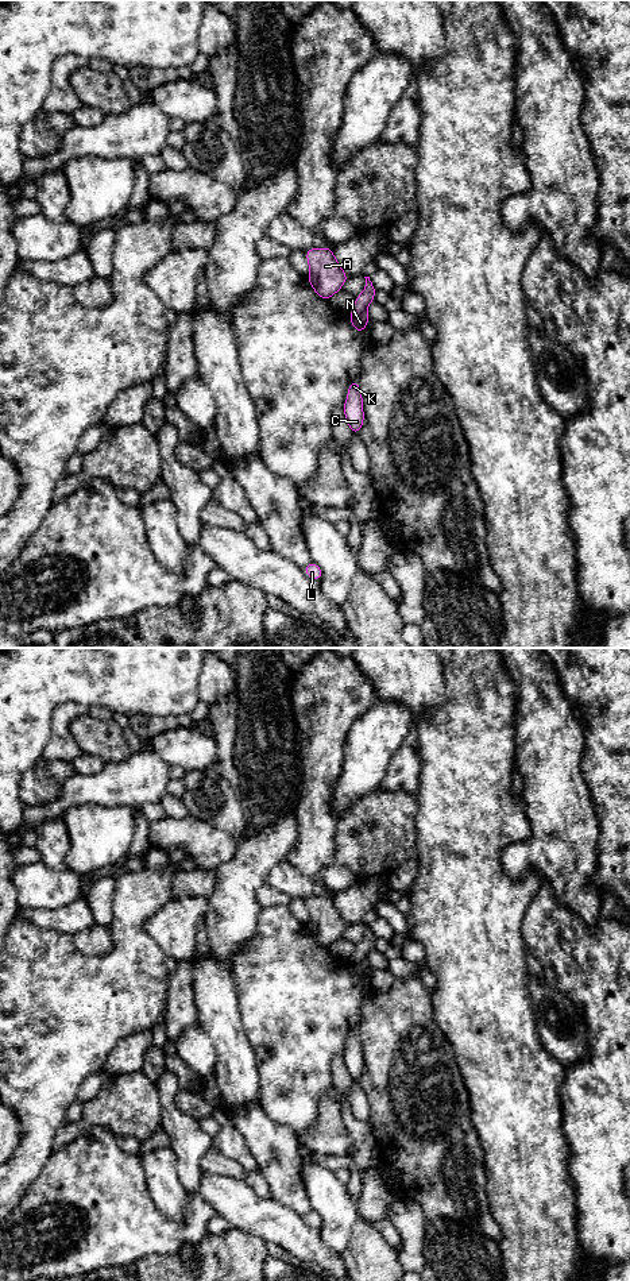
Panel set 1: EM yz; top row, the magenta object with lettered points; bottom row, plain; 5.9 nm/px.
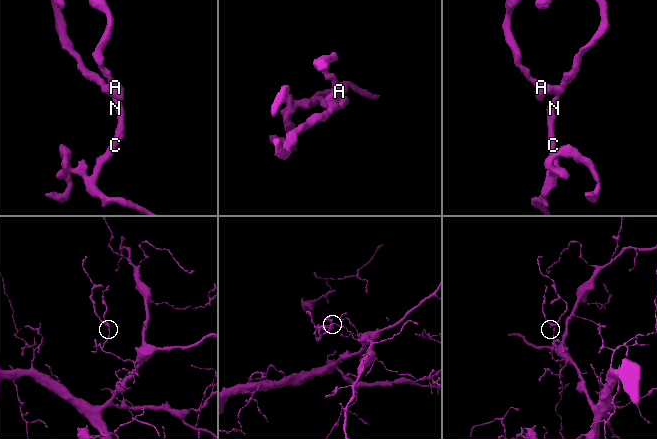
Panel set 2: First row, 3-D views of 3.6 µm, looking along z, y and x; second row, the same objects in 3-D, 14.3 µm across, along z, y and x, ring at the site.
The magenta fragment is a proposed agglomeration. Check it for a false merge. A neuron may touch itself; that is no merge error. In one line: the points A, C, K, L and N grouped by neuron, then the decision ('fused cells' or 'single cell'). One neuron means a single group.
A C K L N; single cell

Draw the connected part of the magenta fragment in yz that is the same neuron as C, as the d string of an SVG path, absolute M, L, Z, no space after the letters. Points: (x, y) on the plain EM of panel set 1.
M353 1029L349 1031L347 1049L343 1056L344 1056L344 1064L347 1066L347 1070L352 1081L360 1081L364 1069L364 1061L363 1061L363 1046L359 1030Z

